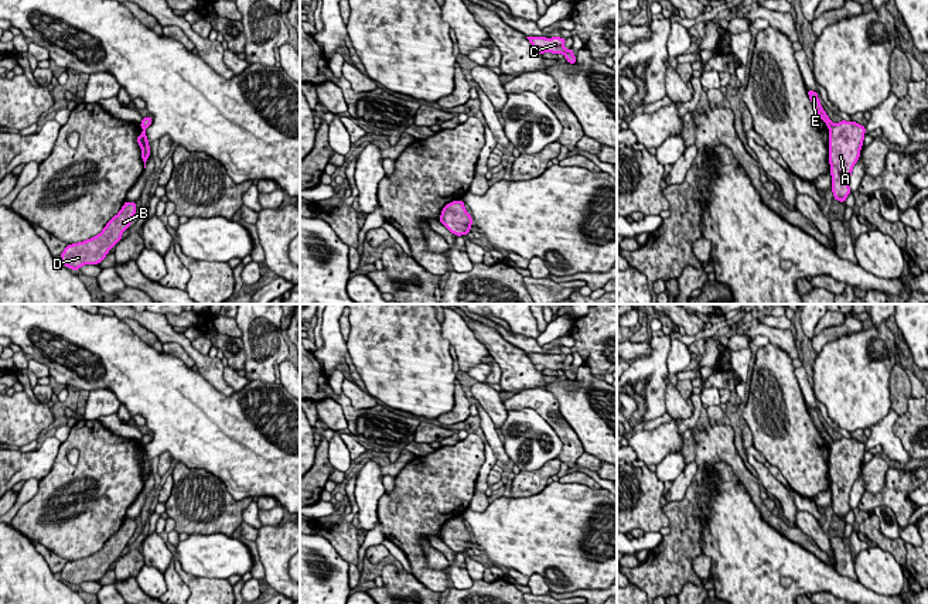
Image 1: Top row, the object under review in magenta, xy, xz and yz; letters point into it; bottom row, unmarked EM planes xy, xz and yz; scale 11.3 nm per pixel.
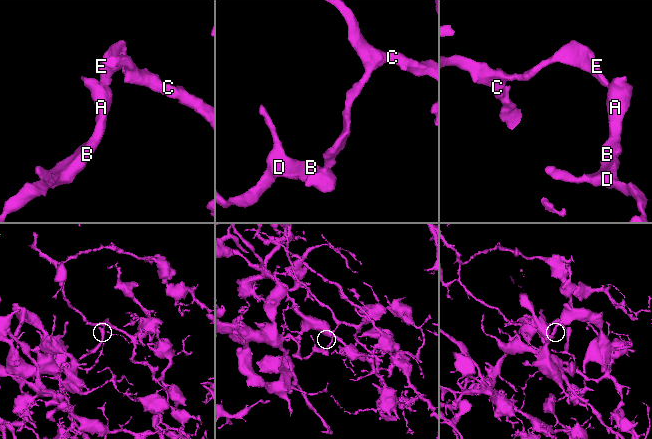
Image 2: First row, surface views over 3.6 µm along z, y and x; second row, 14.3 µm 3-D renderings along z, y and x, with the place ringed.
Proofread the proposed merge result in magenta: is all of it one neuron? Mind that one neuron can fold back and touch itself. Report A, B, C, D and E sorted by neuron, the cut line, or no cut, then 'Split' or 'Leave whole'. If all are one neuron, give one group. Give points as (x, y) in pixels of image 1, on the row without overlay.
Groups: A B D / C E. Split along yz (832, 440), (829, 444). Split

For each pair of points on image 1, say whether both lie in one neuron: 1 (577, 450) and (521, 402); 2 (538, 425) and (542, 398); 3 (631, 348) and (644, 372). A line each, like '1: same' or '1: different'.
1: same
2: different
3: different

